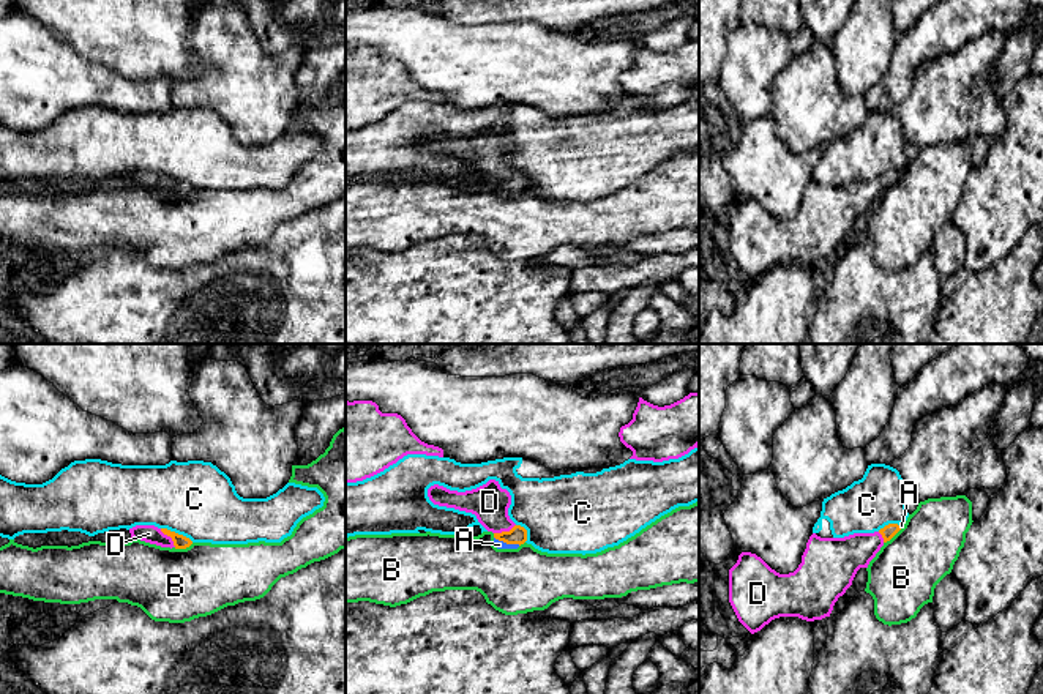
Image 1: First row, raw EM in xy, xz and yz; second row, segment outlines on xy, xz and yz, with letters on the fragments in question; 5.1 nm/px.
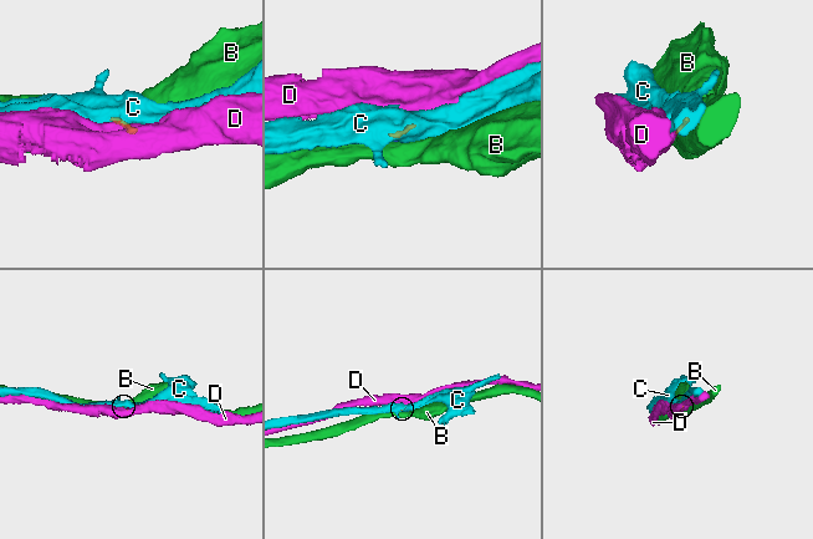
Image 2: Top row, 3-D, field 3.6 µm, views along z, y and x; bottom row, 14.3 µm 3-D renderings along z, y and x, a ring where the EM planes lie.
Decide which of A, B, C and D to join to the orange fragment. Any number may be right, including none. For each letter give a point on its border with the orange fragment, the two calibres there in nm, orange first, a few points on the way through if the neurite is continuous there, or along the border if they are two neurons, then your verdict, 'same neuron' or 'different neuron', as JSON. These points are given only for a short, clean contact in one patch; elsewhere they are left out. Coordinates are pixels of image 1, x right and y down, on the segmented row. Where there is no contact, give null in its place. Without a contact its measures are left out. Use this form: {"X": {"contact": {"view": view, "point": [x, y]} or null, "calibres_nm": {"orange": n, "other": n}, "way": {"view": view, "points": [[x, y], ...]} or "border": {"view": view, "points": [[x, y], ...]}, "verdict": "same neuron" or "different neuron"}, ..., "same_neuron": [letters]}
{"A": {"contact": {"view": "xz", "point": [507, 543]}, "calibres_nm": {"orange": 100, "other": 50}, "way": {"view": "xz", "points": [[518, 535], [507, 543], [499, 544]]}, "verdict": "same neuron"}, "B": {"contact": {"view": "xy", "point": [183, 548]}, "calibres_nm": {"orange": 70, "other": 380}, "border": {"view": "xy", "points": [[193, 543], [185, 548], [174, 548]]}, "verdict": "different neuron"}, "C": {"contact": {"view": "xy", "point": [177, 533]}, "calibres_nm": {"orange": 70, "other": 380}, "border": {"view": "xy", "points": [[161, 527], [182, 533], [193, 541]]}, "verdict": "different neuron"}, "D": {"contact": {"view": "xy", "point": [169, 535]}, "calibres_nm": {"orange": 70, "other": 90}, "way": {"view": "xy", "points": [[180, 541], [169, 535], [149, 533]]}, "verdict": "same neuron"}, "same_neuron": ["A", "D"]}

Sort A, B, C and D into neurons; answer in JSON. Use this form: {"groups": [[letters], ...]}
{"groups": [["A", "D"], ["B"], ["C"]]}

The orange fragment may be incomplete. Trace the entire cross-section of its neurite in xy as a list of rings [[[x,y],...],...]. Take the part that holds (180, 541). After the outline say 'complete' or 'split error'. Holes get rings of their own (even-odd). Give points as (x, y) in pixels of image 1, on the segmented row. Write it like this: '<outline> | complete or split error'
[[[136,525],[129,528],[131,538],[140,539],[161,547],[186,549],[193,541],[183,535],[155,525]]] | split error

